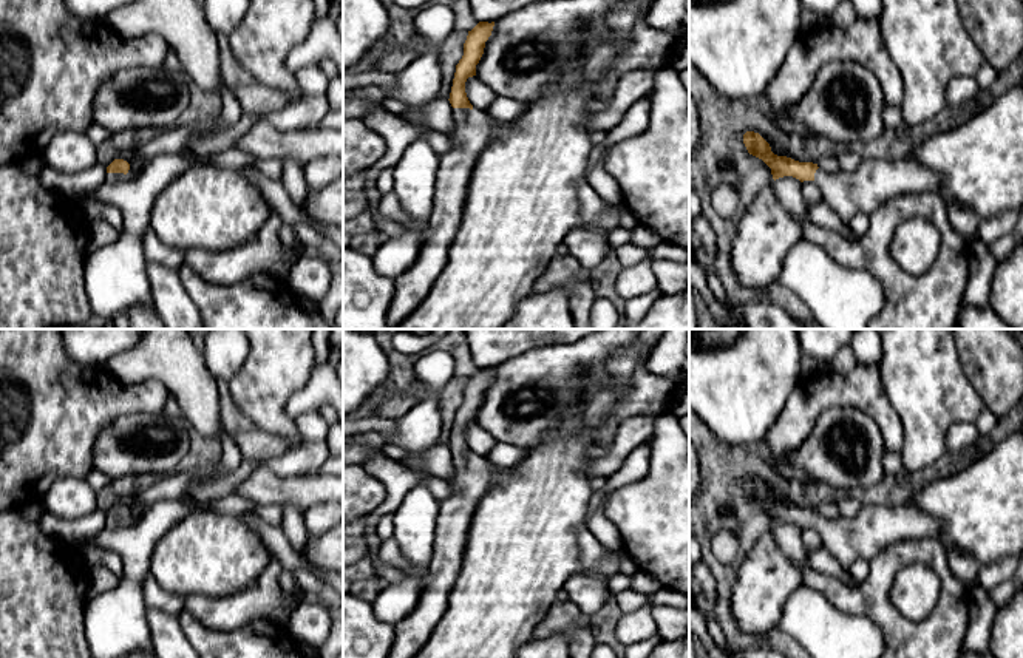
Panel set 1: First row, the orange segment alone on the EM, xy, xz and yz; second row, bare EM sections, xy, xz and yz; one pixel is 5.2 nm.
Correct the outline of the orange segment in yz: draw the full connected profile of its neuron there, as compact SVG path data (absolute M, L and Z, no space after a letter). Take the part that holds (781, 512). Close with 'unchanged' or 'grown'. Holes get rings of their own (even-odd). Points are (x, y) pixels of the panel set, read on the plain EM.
M746 477L743 490L749 500L771 514L774 527L783 522L793 522L800 528L814 527L822 547L844 570L858 559L872 561L889 545L904 539L941 539L941 522L902 499L889 504L870 502L853 517L839 514L827 519L817 510L774 500L759 479Z; grown

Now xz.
M479 368L468 377L464 389L448 445L456 466L454 476L448 479L453 490L439 502L434 550L422 579L420 596L416 607L394 624L396 635L388 658L414 658L431 636L457 578L474 510L496 480L490 463L474 456L465 439L465 428L476 422L476 411L493 372L495 368Z; grown

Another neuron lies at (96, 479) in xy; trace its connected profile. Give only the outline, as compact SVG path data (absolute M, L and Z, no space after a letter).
M91 470L83 480L93 488L94 493L99 493L110 483L110 477L99 470Z

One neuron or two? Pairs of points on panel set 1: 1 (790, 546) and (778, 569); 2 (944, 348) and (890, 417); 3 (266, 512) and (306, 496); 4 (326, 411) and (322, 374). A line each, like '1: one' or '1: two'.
1: two
2: two
3: two
4: two

